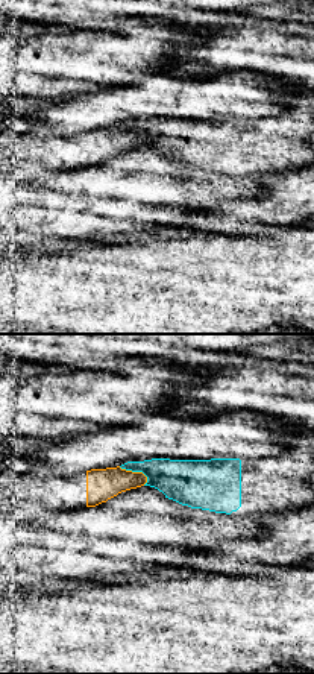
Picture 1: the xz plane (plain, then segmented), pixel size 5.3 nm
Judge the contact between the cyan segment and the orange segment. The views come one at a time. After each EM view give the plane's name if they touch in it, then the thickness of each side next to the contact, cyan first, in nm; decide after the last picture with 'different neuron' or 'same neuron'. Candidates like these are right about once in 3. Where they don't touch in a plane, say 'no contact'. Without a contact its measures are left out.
xz | 220/170 nm

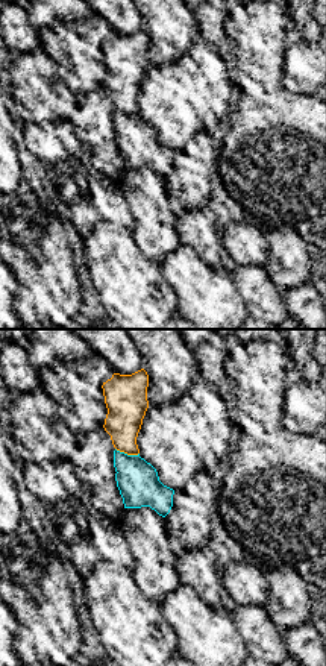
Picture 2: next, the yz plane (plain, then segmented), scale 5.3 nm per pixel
yz | 220/200 nm

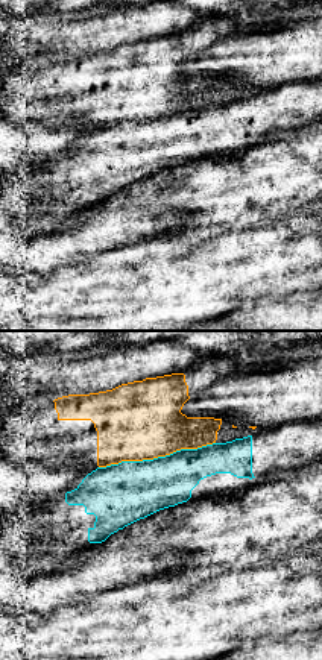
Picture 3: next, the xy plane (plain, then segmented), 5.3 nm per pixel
xy | 320/420 nm

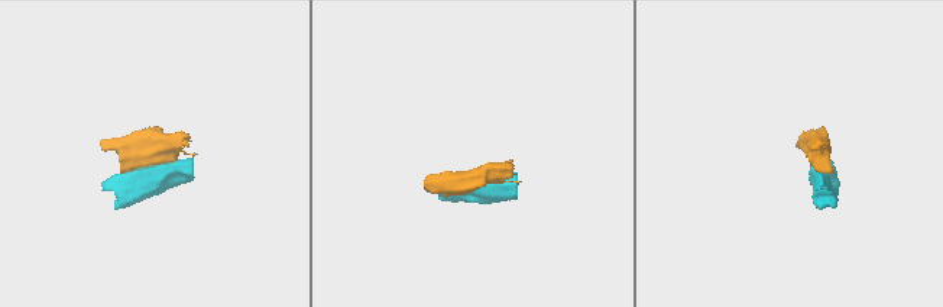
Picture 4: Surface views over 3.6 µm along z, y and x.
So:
different neuron

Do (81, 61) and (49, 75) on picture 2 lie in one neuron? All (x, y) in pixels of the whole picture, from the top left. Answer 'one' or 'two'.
two

